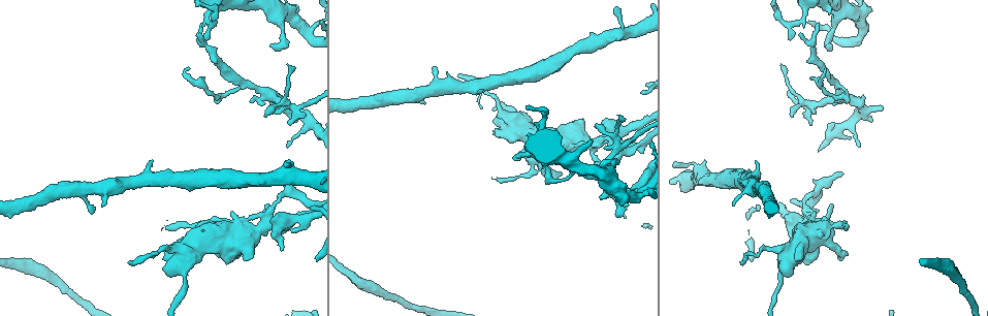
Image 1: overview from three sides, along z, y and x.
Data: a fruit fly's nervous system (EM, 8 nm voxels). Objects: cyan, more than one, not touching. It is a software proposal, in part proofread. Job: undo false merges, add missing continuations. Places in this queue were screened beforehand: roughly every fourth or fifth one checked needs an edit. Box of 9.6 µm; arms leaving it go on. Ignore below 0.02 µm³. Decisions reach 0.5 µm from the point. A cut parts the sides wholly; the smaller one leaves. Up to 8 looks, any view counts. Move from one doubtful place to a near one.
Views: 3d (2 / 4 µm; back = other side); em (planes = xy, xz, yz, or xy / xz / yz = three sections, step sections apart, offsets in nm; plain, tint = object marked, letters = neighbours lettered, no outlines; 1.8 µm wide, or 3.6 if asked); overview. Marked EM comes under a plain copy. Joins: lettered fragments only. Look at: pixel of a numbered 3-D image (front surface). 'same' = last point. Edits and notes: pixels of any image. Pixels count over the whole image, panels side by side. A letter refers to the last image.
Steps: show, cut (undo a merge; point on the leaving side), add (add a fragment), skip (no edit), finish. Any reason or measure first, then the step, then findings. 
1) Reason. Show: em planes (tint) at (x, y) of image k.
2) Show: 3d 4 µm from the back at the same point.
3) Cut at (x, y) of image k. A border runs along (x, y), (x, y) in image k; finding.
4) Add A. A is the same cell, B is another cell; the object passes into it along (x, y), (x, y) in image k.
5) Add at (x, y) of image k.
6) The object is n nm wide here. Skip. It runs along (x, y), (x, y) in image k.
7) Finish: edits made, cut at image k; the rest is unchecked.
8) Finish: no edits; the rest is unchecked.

Show: 3d 4 µm at (481, 91) of image 1.

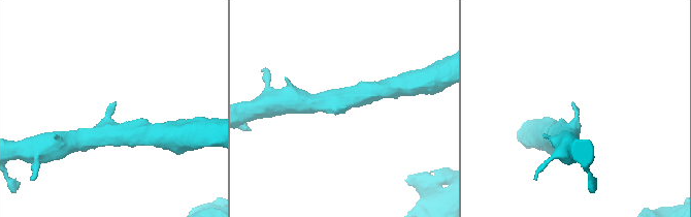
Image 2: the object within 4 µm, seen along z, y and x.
Shape alone is not enough. Show: em xz step 8 (tint) at (573, 102) of image 2.

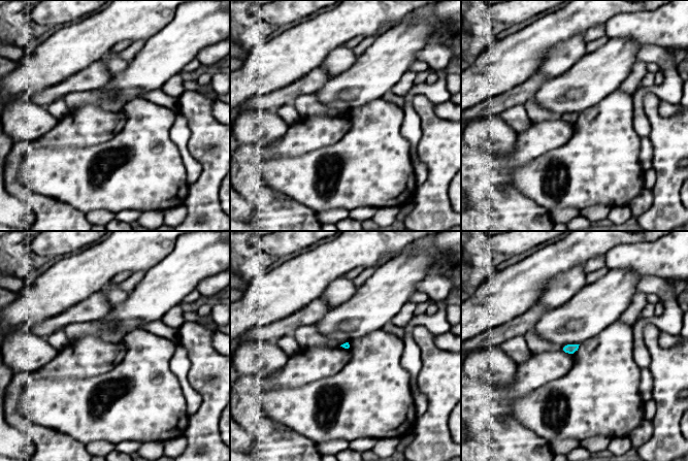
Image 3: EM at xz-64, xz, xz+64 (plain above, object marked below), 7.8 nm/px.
Cut it another way. Show: em planes (letters) at the same point.

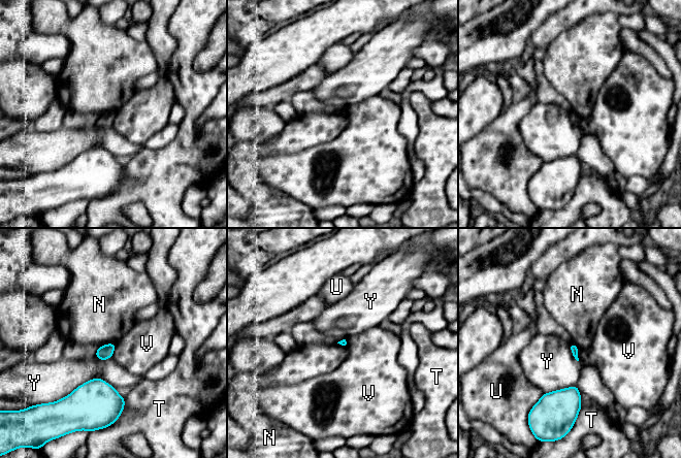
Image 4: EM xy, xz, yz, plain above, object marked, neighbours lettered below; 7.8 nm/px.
Skip. N, T, U, V and Y are other cells; a border runs along (115, 341), (98, 347) in image 4; none of them fits.

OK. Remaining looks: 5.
Three-way junction. Show: em xz step 4 (letters) at (253, 98) of image 1.

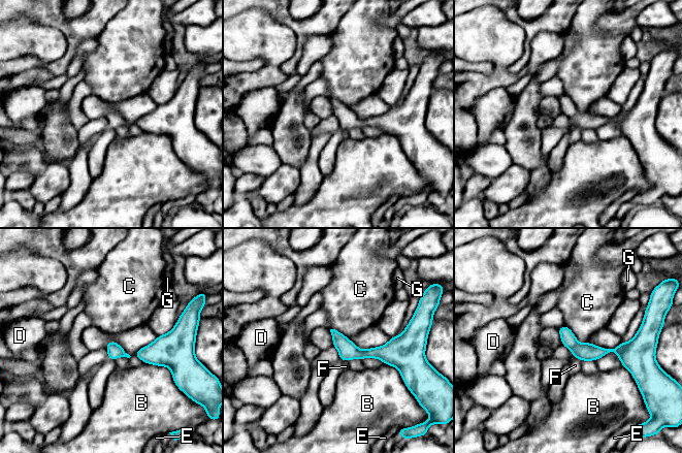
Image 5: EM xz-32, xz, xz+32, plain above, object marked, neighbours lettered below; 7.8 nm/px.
Another direction. Show: em xy step 4 (letters) at the same point.

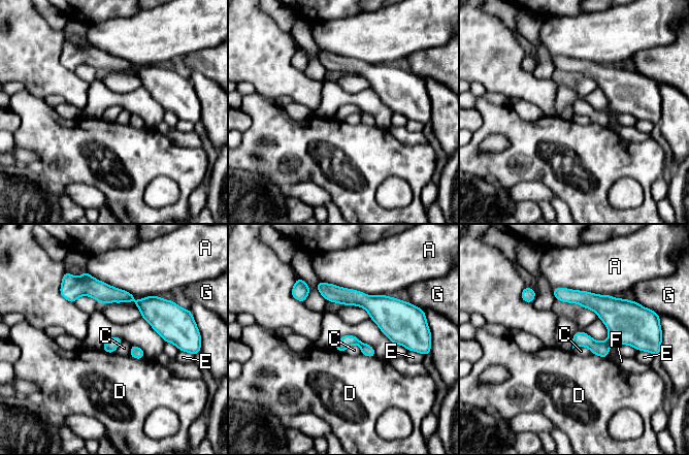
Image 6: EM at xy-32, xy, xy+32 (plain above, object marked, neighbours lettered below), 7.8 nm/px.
Skip. A, C, D, E, F and G are other cells; a border runs along (361, 350), (351, 345), (343, 352) in image 6; none of them fits.

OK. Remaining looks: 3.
An open end. Show: em planes (letters) at (433, 68) of image 1.

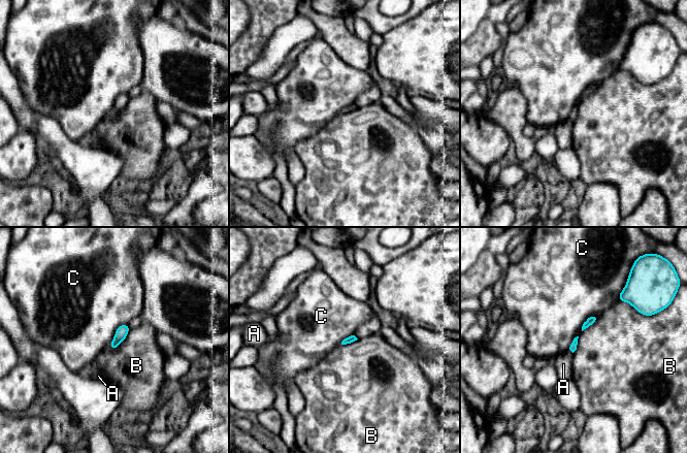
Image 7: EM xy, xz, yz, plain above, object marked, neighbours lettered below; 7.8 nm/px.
Skip. A, B and C are other cells; a border runs along (130, 329), (115, 349), (108, 347) in image 7; no lettered fragment goes on from it.

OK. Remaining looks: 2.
Finish: no edits; the rest is unchecked.

